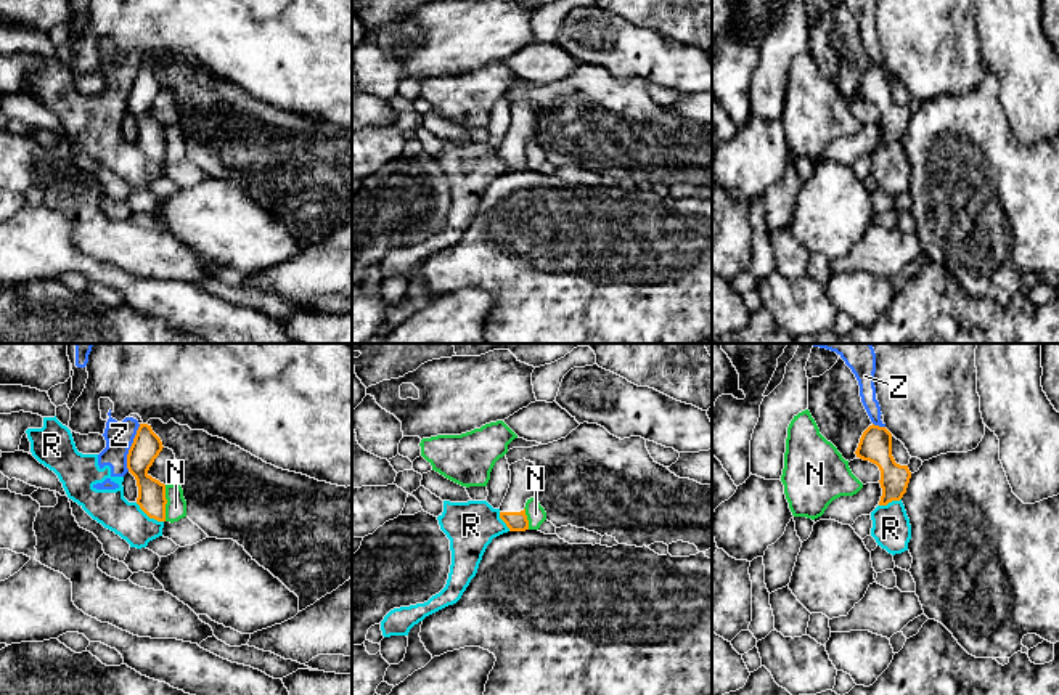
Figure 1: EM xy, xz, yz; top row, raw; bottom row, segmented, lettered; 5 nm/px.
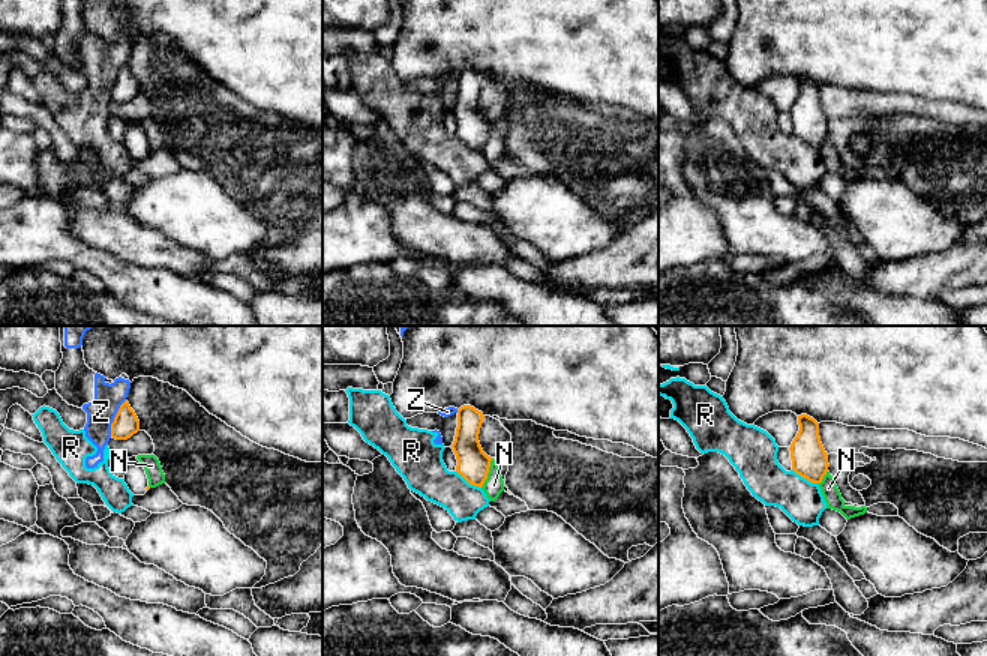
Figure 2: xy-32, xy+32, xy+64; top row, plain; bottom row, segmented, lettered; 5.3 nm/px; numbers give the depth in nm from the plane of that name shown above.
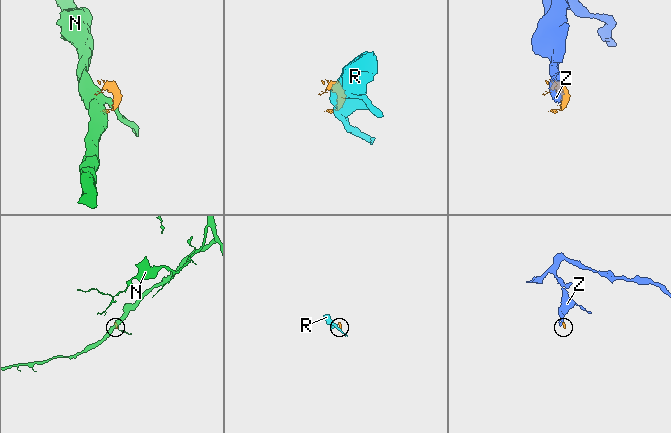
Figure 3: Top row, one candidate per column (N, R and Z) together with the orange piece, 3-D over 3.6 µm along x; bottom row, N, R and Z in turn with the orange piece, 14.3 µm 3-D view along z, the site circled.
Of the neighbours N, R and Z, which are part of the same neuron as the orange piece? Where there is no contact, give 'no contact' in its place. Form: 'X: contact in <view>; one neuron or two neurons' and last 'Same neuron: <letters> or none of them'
N: contact in xy; two neurons
R: contact in xy; two neurons
Z: contact in xy; two neurons
Same neuron: none of them

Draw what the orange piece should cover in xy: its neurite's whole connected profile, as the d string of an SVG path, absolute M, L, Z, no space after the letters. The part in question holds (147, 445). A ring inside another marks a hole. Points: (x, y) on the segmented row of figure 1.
M140 424L127 454L127 469L138 486L137 504L149 518L157 522L166 522L166 485L153 478L148 470L162 448L162 441L151 425Z

